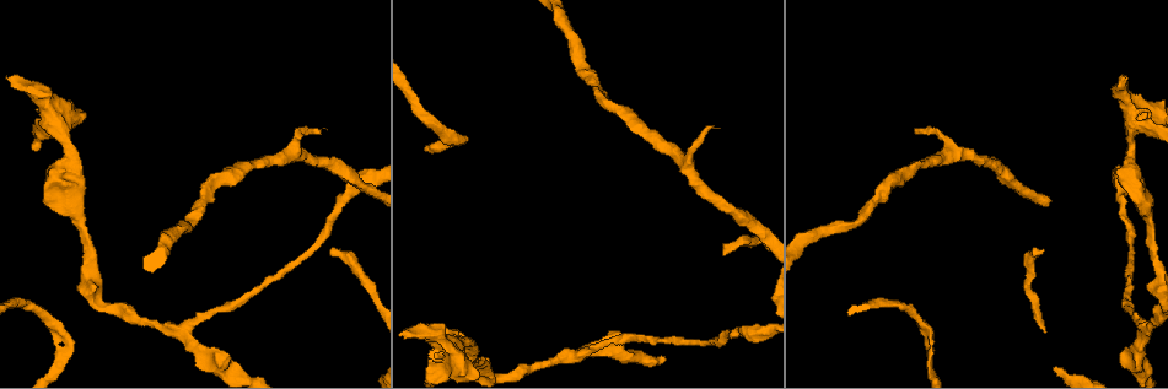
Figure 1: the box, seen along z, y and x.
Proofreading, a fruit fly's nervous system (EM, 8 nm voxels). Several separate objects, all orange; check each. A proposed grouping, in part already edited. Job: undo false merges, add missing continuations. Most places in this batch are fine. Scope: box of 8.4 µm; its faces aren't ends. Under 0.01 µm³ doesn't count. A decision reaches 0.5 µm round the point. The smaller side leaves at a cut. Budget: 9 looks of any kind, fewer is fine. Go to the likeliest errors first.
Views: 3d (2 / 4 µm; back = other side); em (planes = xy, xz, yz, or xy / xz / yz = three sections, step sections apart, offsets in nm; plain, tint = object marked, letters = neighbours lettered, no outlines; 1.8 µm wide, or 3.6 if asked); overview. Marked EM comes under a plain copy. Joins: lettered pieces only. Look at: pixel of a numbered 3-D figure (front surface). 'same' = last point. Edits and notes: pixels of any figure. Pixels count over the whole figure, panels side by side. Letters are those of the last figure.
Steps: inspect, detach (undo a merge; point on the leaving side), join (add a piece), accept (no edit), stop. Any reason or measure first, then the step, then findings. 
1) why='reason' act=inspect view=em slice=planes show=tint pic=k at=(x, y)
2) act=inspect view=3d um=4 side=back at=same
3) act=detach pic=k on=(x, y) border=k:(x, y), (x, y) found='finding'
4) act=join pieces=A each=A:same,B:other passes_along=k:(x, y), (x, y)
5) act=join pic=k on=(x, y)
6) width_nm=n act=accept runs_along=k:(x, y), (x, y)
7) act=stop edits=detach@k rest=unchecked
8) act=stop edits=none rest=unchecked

why='thin end' act=inspect view=em slice=xz step=4 show=tint pic=1 at=(726, 254)

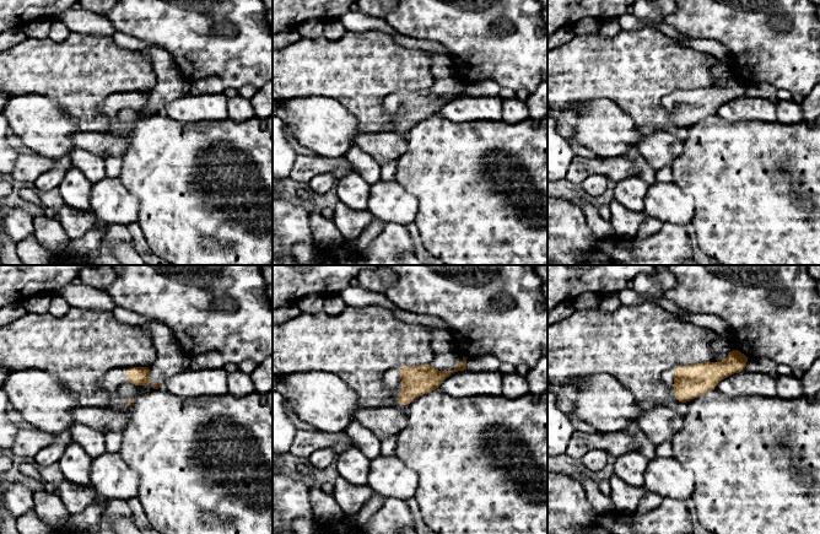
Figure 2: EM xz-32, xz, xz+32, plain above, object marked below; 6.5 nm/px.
act=inspect view=em slice=planes show=letters at=same

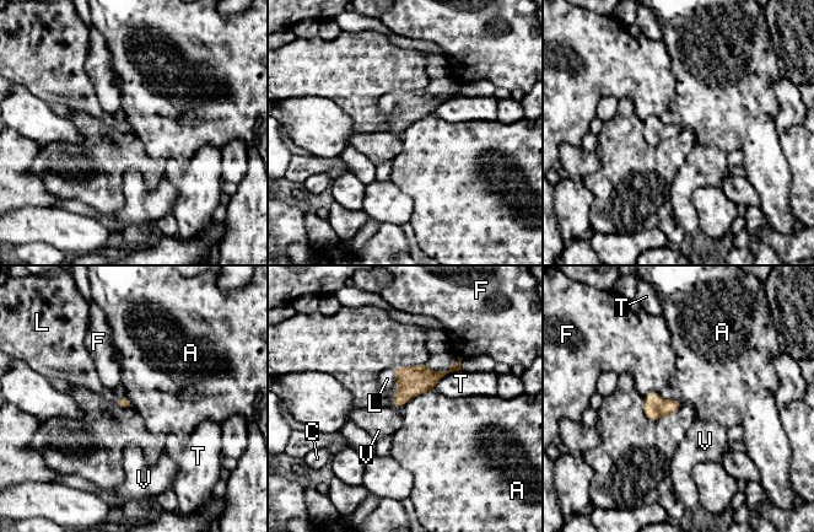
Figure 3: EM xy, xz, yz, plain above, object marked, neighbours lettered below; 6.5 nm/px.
longest_contact=A:240nm act=join pieces=L each=A:other,C:other,F:other,L:same,T:other,V:other passes_along=3:(415, 380), (395, 376), (387, 379) found='the neuron continues'

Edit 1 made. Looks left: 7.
why='redraw' act=inspect view=overview

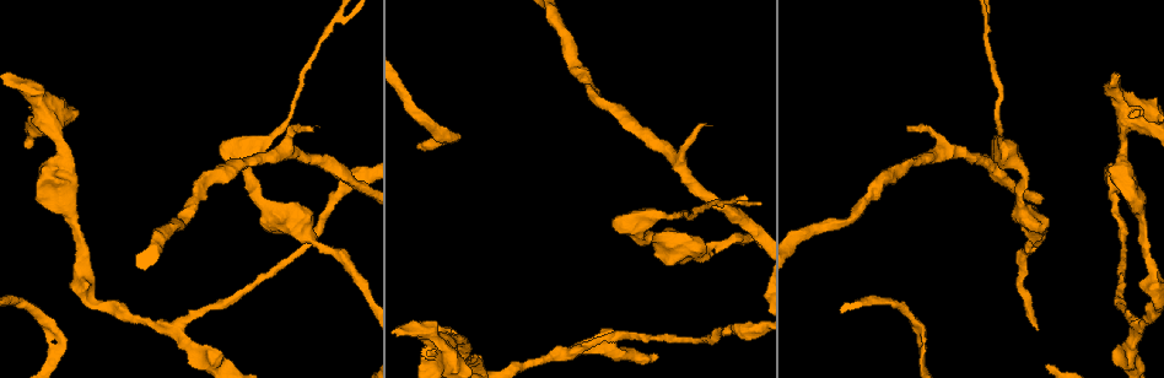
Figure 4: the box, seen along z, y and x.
why='branch point' act=inspect view=em slice=planes show=letters pic=4 at=(1137, 114)

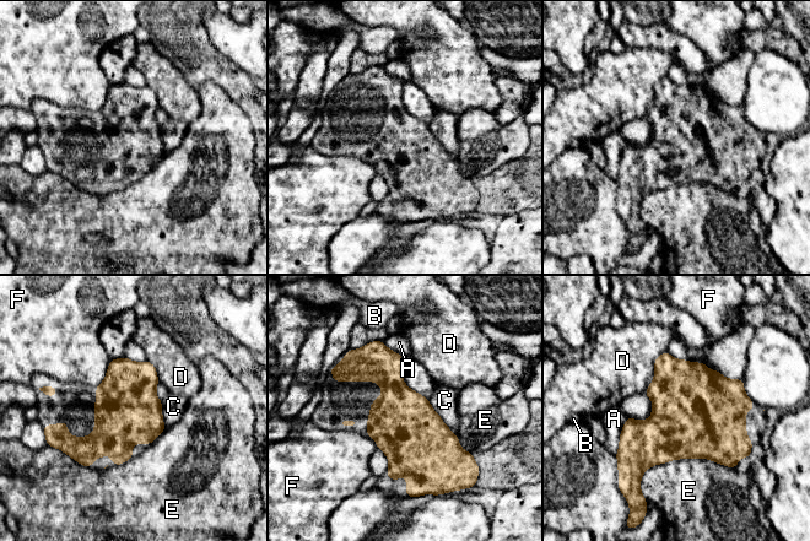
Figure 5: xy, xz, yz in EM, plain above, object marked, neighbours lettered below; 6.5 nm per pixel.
act=accept each=A:other,B:other,C:other,D:other,E:other,F:other border=5:(428, 400), (441, 420), (455, 434) found='one neuron here'

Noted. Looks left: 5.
why='three-way junction' act=inspect view=em slice=planes show=letters pic=4 at=(177, 329)

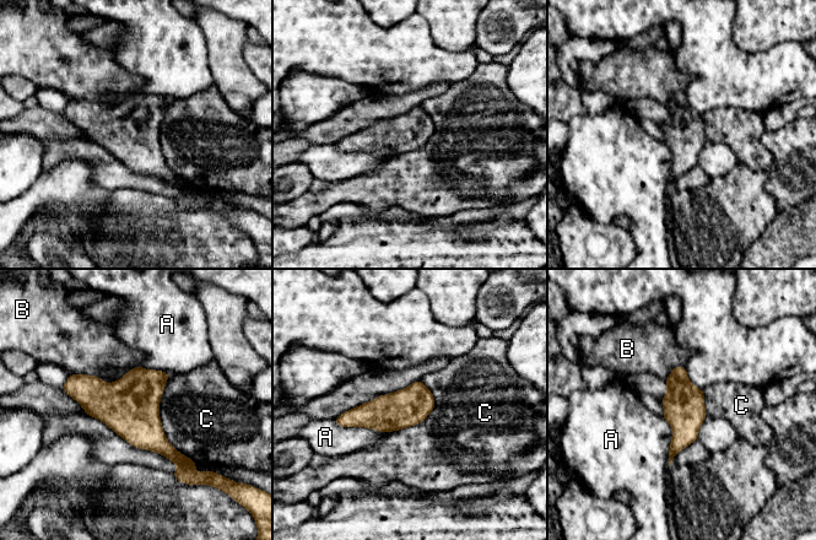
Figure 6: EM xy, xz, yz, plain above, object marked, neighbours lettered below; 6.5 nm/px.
longest_contact=C:600nm act=accept each=A:other,B:other,C:other border=6:(169, 374), (161, 427), (196, 463) found='all the same neuron'

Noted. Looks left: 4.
why='tapers out' act=inspect view=3d um=4 pic=4 at=(312, 129)

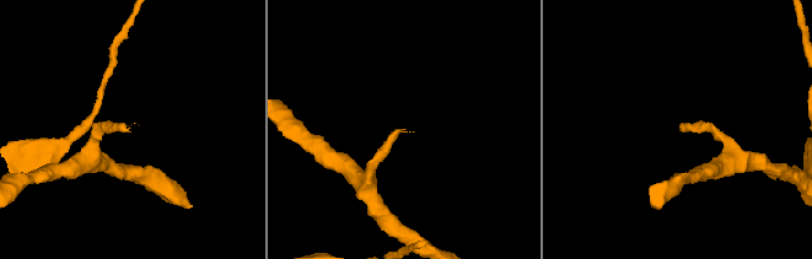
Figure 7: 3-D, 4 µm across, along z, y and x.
act=inspect view=em slice=planes show=letters pic=7 at=(405, 132)

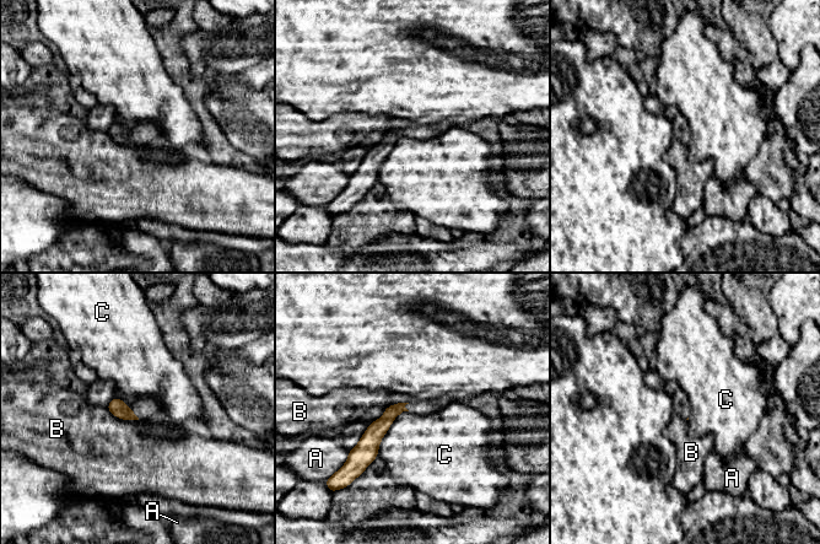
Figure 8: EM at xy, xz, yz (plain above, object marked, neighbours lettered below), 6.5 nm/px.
act=accept each=A:other,B:other,C:other border=8:(408, 410), (394, 419), (377, 456) found='no lettered piece goes on from it'

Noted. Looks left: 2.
act=stop edits=join@3 rest=unchecked

